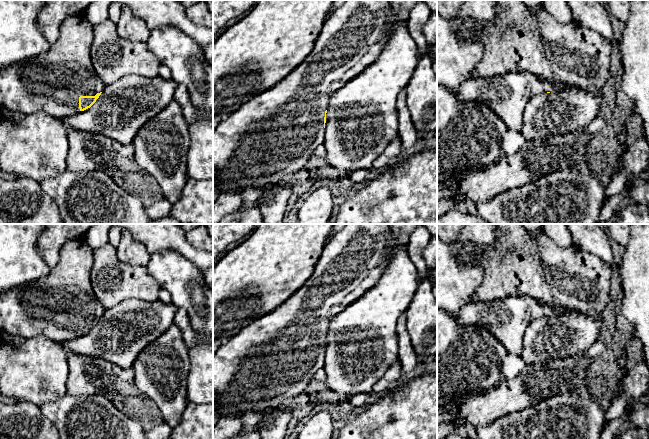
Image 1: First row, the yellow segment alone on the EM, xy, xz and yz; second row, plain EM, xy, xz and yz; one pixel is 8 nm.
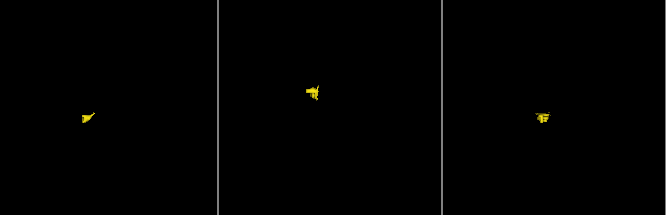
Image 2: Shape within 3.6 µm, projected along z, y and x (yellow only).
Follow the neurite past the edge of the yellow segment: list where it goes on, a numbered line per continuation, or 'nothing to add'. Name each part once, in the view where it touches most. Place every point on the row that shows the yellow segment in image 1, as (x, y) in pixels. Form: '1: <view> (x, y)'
1: xy (52, 82)

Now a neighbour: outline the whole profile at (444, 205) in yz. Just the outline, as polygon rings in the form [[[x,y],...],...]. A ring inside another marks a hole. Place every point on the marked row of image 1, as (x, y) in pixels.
[[[443,198],[437,200],[437,218],[444,215],[446,212],[453,210],[453,209],[463,209],[464,210],[465,204],[459,203],[455,200]]]

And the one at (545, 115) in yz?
[[[570,87],[565,90],[535,95],[526,104],[521,134],[527,140],[545,139],[588,128],[601,111],[597,89],[588,92],[583,88]]]

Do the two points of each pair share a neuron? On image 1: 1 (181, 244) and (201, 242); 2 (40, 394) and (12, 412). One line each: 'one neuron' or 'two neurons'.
1: two neurons
2: two neurons

